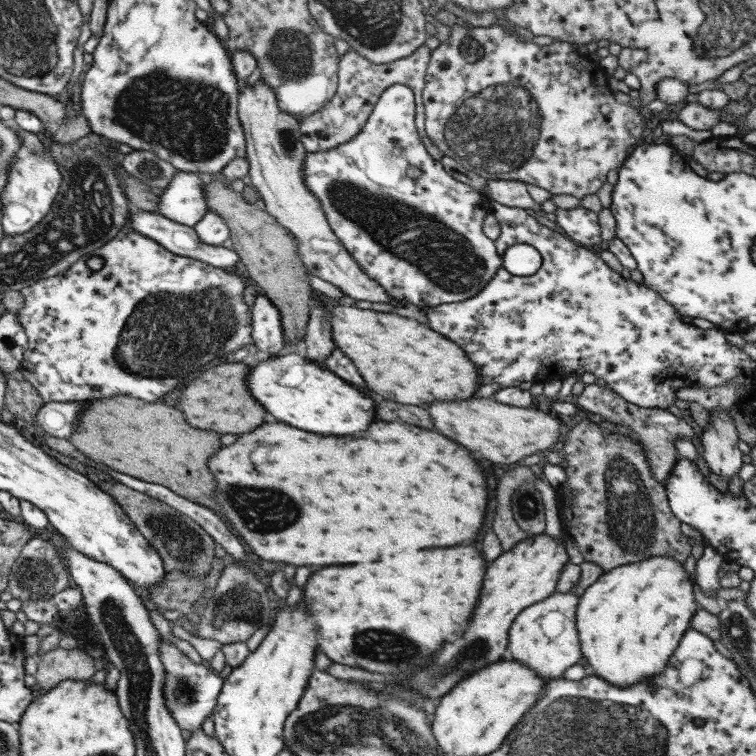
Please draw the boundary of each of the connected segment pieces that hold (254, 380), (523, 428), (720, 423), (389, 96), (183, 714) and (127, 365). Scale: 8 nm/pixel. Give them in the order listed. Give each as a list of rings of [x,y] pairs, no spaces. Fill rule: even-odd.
[[[286,352],[278,358],[262,360],[250,366],[246,386],[254,400],[264,406],[276,420],[300,430],[318,434],[356,434],[364,430],[374,416],[374,402],[360,390],[344,384],[325,366],[296,353]]]
[[[466,398],[456,402],[432,402],[428,414],[434,426],[446,438],[466,446],[478,456],[495,464],[510,465],[538,450],[547,451],[563,438],[565,429],[554,418],[540,410],[507,406],[486,398]]]
[[[721,411],[709,412],[709,416],[710,425],[697,440],[703,448],[703,460],[712,473],[730,481],[743,466],[743,453],[737,445],[739,439],[733,418]]]
[[[404,84],[384,90],[366,124],[351,141],[330,150],[307,152],[304,182],[319,199],[330,228],[364,273],[401,303],[429,309],[464,301],[480,293],[502,267],[494,241],[483,232],[484,219],[491,213],[490,199],[453,178],[426,150],[415,124],[415,96]]]
[[[160,641],[160,660],[164,664],[164,698],[168,712],[175,718],[176,724],[182,730],[197,732],[206,718],[212,716],[217,706],[217,698],[224,686],[224,680],[230,675],[233,668],[225,664],[222,672],[214,672],[205,662],[196,664],[184,652],[180,651],[172,642]]]
[[[124,226],[112,240],[104,246],[81,256],[70,268],[62,274],[40,279],[34,284],[27,284],[22,288],[25,298],[22,309],[13,312],[20,318],[20,324],[24,328],[28,340],[28,348],[23,354],[19,364],[19,370],[24,378],[29,380],[36,390],[39,391],[44,403],[50,402],[76,402],[76,400],[92,400],[92,398],[102,398],[102,396],[112,396],[112,394],[130,394],[134,398],[142,398],[146,402],[154,402],[178,384],[182,384],[192,372],[196,372],[200,366],[208,364],[220,354],[226,354],[226,334],[228,334],[228,352],[234,352],[238,348],[248,348],[250,352],[258,352],[254,348],[252,340],[252,316],[248,310],[248,305],[244,302],[243,292],[245,289],[243,279],[222,268],[216,268],[201,260],[190,258],[184,255],[174,254],[171,250],[164,248],[159,242],[148,238],[145,234],[138,233],[130,226]],[[94,256],[100,256],[104,264],[100,270],[92,271],[86,265],[86,261]],[[82,390],[120,390],[120,392],[82,392]]]

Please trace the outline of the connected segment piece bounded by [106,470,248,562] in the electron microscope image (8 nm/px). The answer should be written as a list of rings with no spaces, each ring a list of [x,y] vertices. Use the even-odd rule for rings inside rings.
[[[106,470],[106,472],[112,474],[118,482],[152,496],[156,500],[165,502],[168,506],[172,506],[172,508],[179,510],[182,514],[186,514],[186,516],[194,519],[209,536],[212,536],[213,540],[218,544],[222,544],[222,548],[226,550],[229,560],[248,562],[246,550],[244,550],[244,546],[238,540],[238,536],[236,536],[234,531],[230,530],[227,523],[222,518],[219,518],[212,509],[184,498],[172,492],[169,488],[164,488],[164,486],[146,484],[142,480],[136,480],[132,476],[120,474],[116,470]]]

